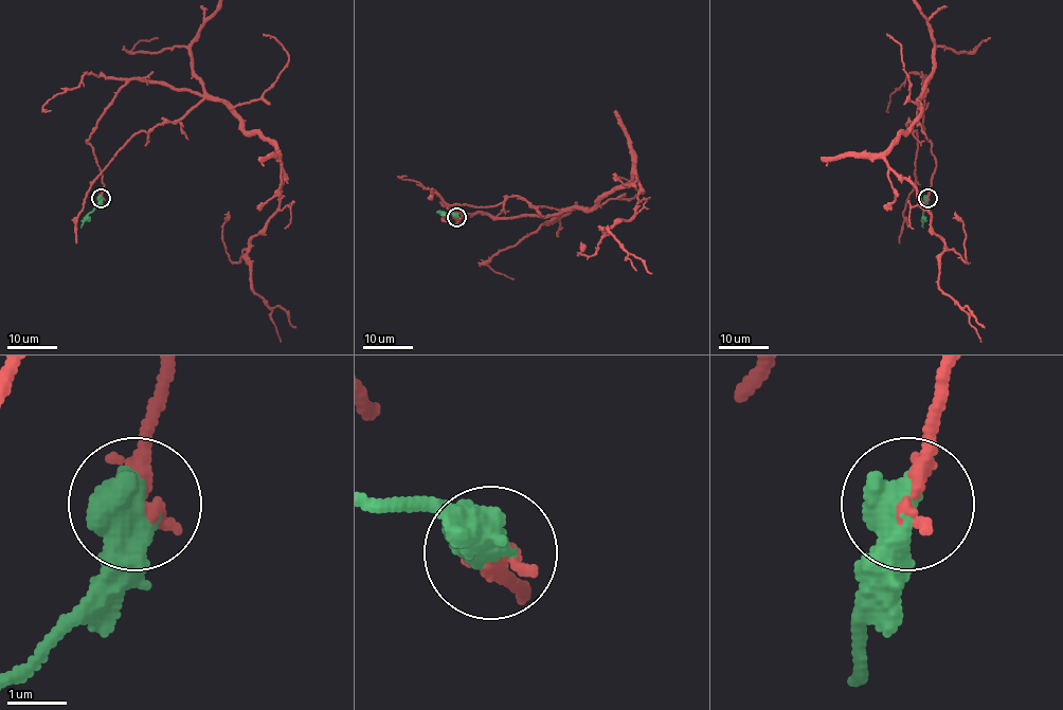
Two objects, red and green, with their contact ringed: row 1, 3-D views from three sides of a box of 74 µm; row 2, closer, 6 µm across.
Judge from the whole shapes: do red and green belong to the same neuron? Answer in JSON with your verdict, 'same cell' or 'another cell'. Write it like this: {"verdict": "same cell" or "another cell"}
{"verdict": "same cell"}

